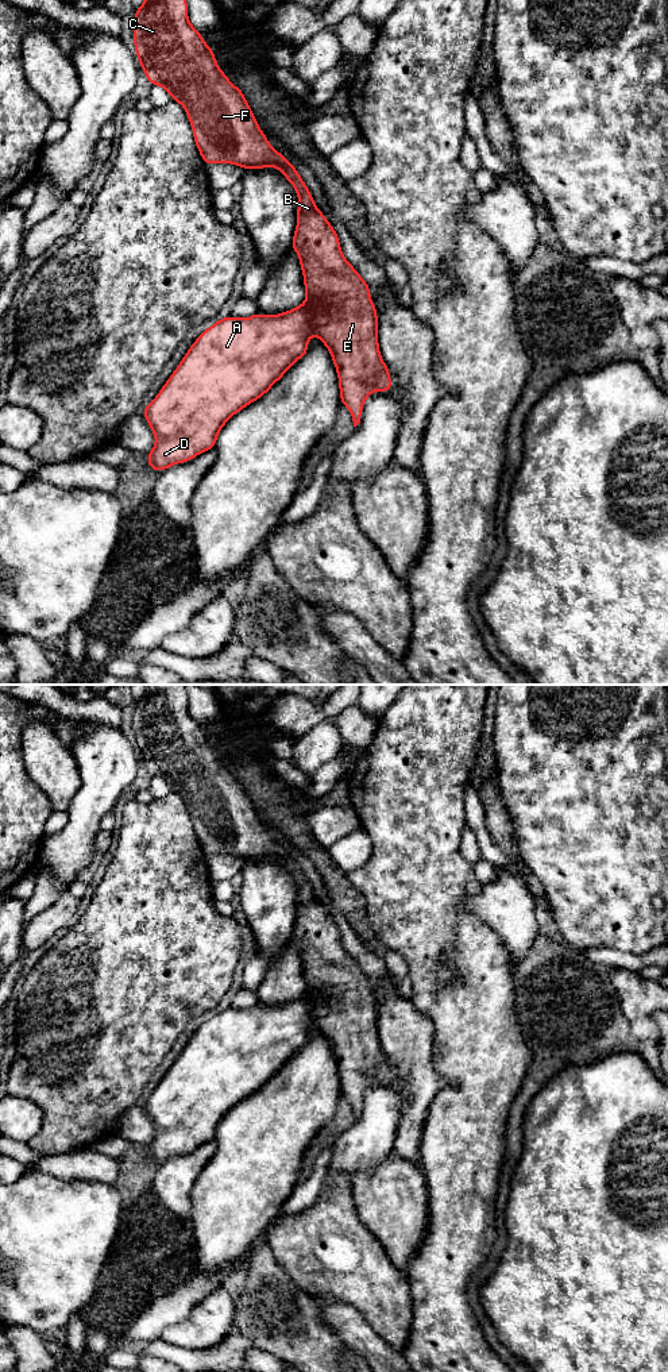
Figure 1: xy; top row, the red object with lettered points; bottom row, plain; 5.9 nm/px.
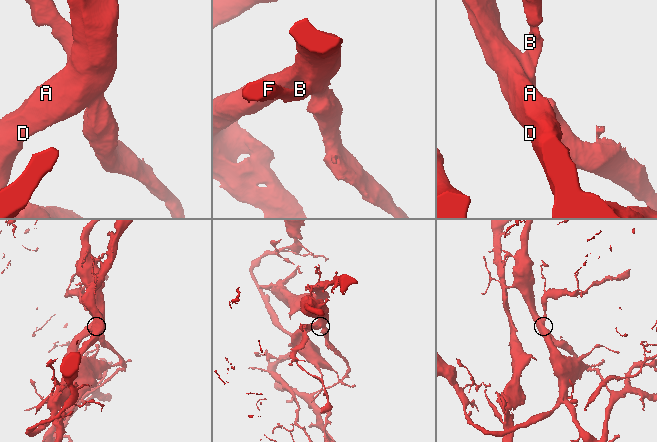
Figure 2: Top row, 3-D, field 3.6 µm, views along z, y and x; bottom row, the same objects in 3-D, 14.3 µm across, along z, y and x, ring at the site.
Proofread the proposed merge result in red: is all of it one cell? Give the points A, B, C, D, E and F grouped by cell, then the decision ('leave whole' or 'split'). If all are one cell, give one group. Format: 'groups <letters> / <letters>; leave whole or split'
groups A D / B C E F; split

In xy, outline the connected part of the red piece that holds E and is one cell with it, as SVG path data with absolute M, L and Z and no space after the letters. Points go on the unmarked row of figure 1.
M146 685L144 694L135 702L134 735L138 752L151 776L163 778L171 791L186 802L194 835L208 856L233 855L242 860L279 860L298 886L297 918L291 940L300 947L304 966L305 995L314 1005L313 1018L329 1041L337 1063L340 1092L352 1107L354 1118L360 1114L366 1090L375 1082L389 1083L394 1075L378 1036L377 998L370 978L344 949L339 928L328 910L316 898L310 882L297 860L273 840L244 790L215 751L202 727L190 716L185 685Z

